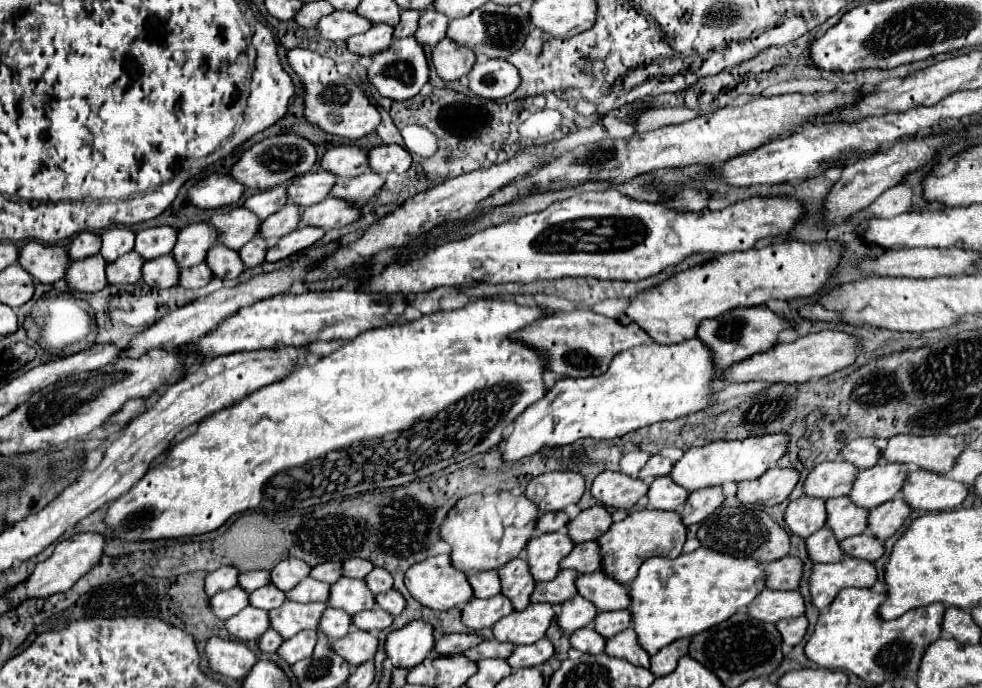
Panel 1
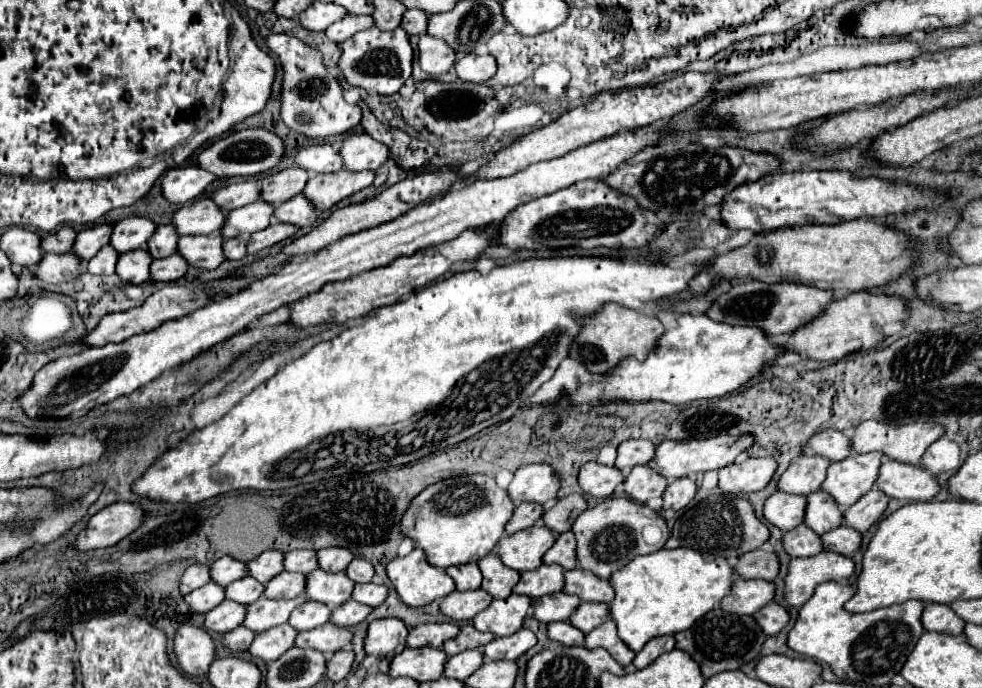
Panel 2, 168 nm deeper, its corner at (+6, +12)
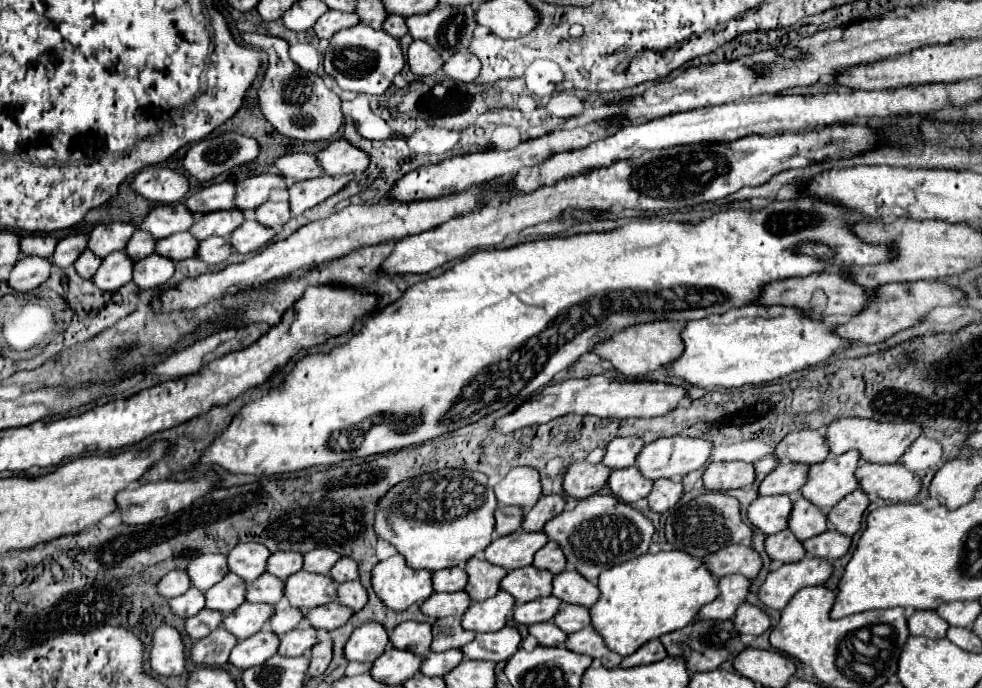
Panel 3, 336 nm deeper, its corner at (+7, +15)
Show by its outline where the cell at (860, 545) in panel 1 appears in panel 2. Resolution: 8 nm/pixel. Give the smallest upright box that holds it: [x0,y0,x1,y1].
[821,527,861,555]

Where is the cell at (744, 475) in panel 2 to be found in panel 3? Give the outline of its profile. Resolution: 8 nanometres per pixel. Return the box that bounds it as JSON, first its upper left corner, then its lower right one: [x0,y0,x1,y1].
[704,462,756,492]

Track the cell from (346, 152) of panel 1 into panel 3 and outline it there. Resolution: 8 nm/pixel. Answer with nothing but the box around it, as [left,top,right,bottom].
[274,152,324,180]

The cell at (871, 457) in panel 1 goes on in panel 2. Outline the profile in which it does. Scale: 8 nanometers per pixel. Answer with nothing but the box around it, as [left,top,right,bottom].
[803,429,849,461]

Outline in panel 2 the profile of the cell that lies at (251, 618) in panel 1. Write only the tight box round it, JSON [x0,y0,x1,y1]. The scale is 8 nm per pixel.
[205,601,245,633]

